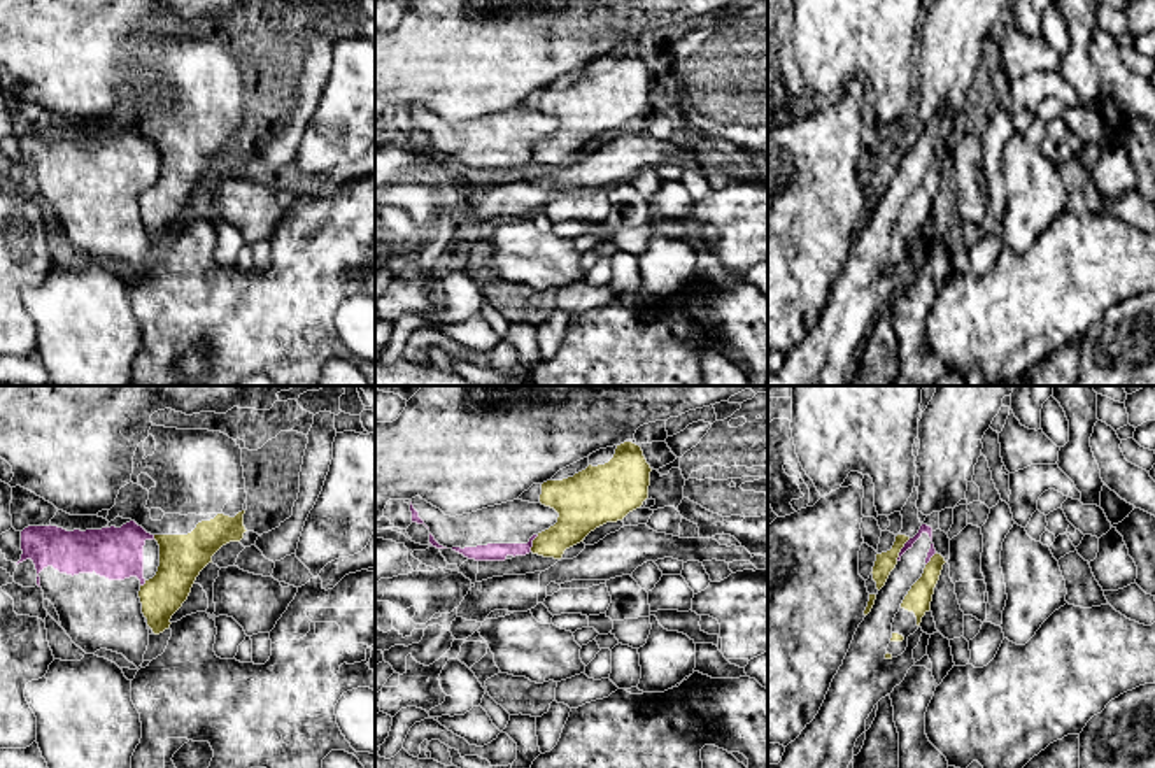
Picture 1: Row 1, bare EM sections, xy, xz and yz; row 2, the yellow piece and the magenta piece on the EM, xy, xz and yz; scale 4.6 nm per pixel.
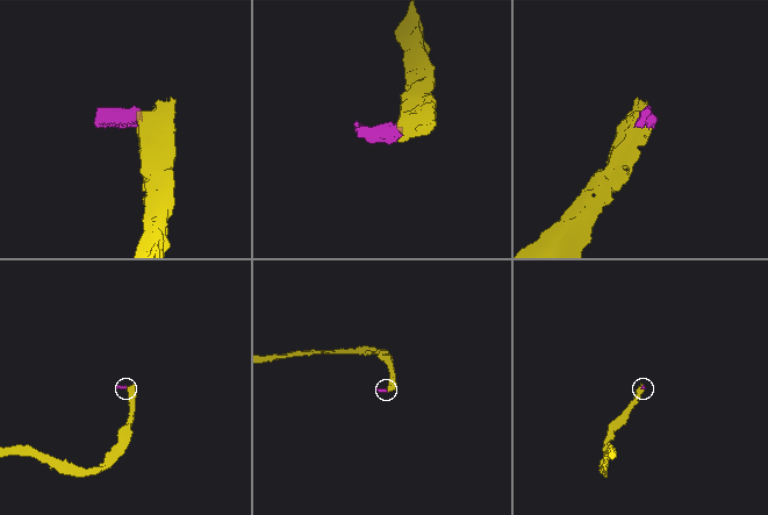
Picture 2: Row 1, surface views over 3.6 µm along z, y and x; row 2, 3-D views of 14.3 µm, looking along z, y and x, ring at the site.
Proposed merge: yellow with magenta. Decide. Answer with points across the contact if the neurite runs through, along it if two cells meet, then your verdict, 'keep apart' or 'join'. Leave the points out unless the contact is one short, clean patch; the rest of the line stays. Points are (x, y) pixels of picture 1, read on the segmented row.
border yz (910, 539), (896, 560); keep apart

